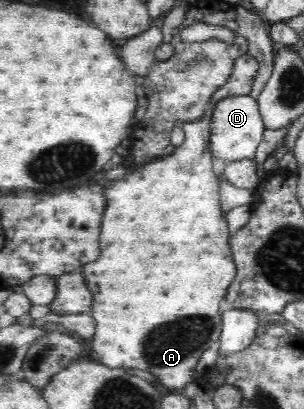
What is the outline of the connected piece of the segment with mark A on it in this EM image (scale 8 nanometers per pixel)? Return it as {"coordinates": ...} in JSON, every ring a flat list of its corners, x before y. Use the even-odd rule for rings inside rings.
{"coordinates":[[251,55,235,59,227,82,213,94,206,114,182,129,185,142,173,154,149,159,143,166,127,172,105,190,107,208,99,234,99,258,86,262,82,268,84,281,93,292,89,313,94,318,94,329,88,338,90,355,107,367,131,368,137,373,158,380,169,389,185,388,193,382,193,374,201,354,209,348,217,350,220,342,221,315,219,302,225,296,229,282,236,275,232,250,227,244,228,223,221,202,215,165,210,152,210,110,218,99,229,95,250,94,259,70,259,62],[151,332,159,332,151,338]]}

